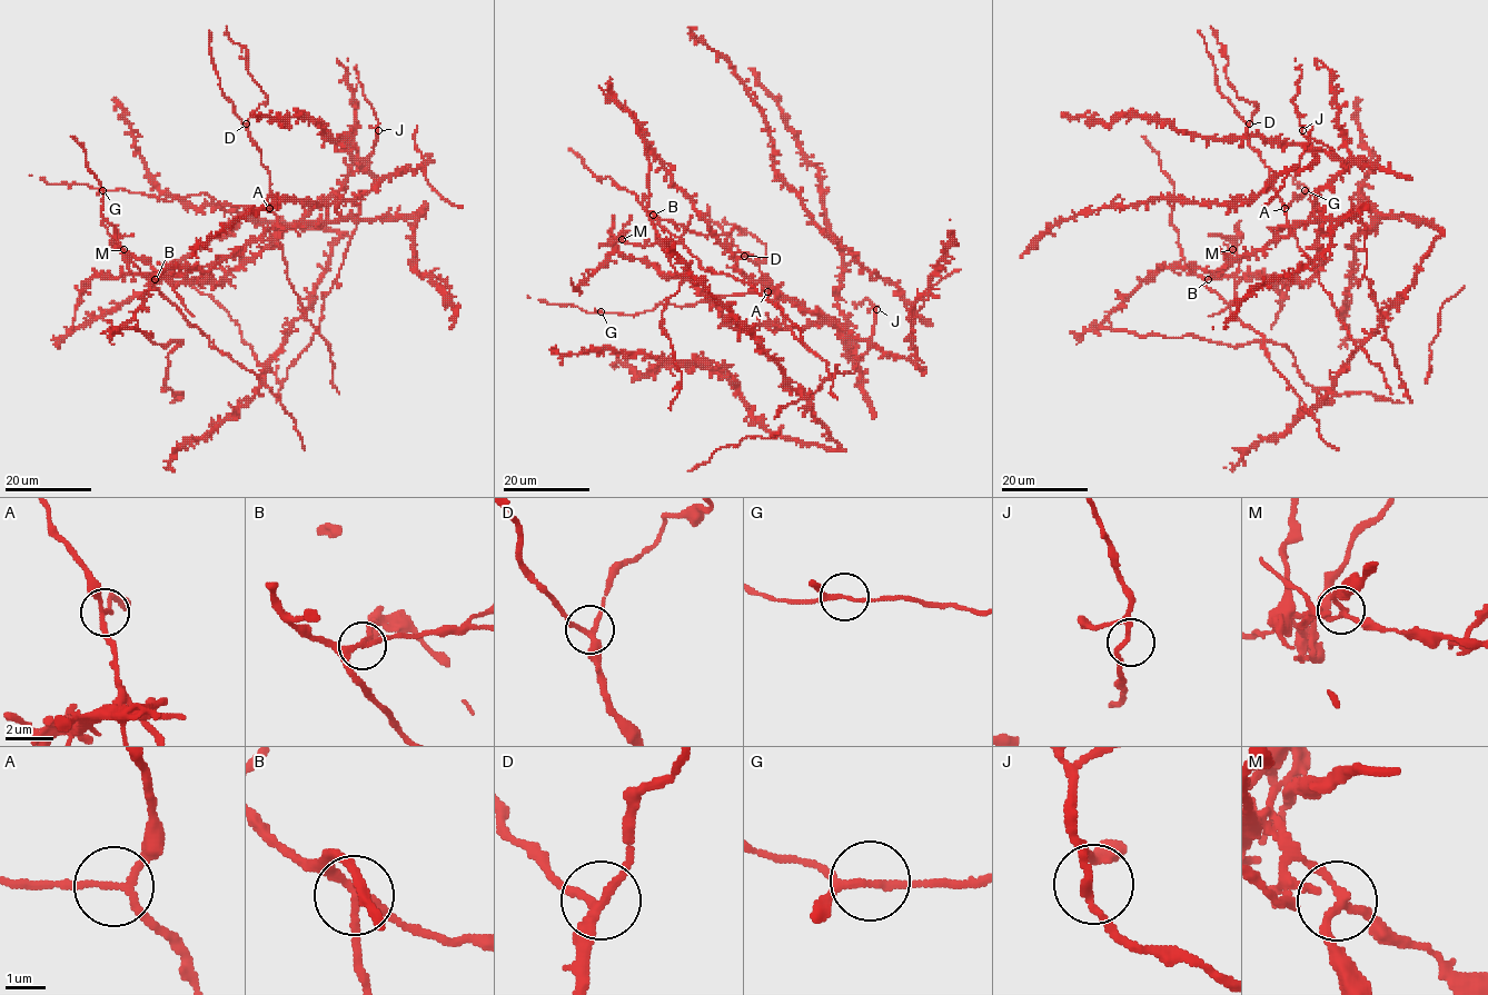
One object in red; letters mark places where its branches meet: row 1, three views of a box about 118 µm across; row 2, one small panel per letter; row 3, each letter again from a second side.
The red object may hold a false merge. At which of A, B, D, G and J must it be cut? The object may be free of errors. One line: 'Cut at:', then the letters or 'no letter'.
Cut at: B

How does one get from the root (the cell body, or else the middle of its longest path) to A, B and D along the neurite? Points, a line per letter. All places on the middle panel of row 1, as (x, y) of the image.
A: (823, 314), (810, 314), (793, 301), (767, 291)
B: (823, 314), (810, 314), (762, 281), (751, 280), (712, 236), (692, 234), (654, 215)
D: (823, 314), (810, 314), (771, 291), (769, 278), (759, 269), (759, 261), (749, 252), (744, 256)

